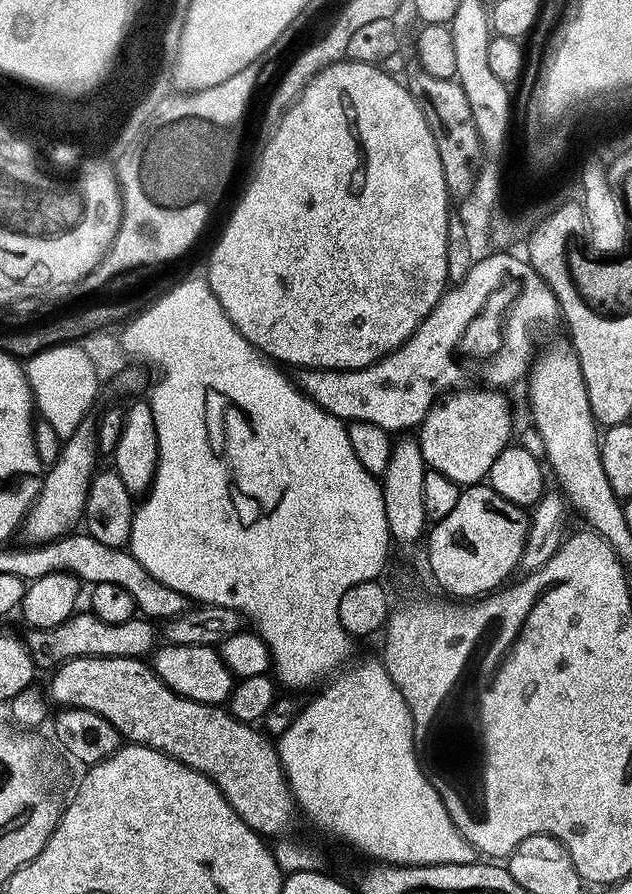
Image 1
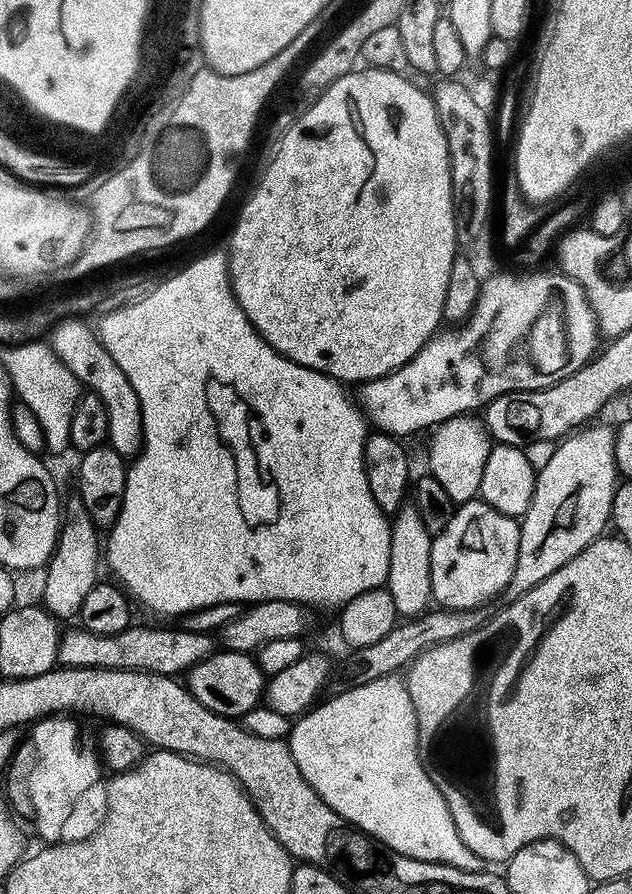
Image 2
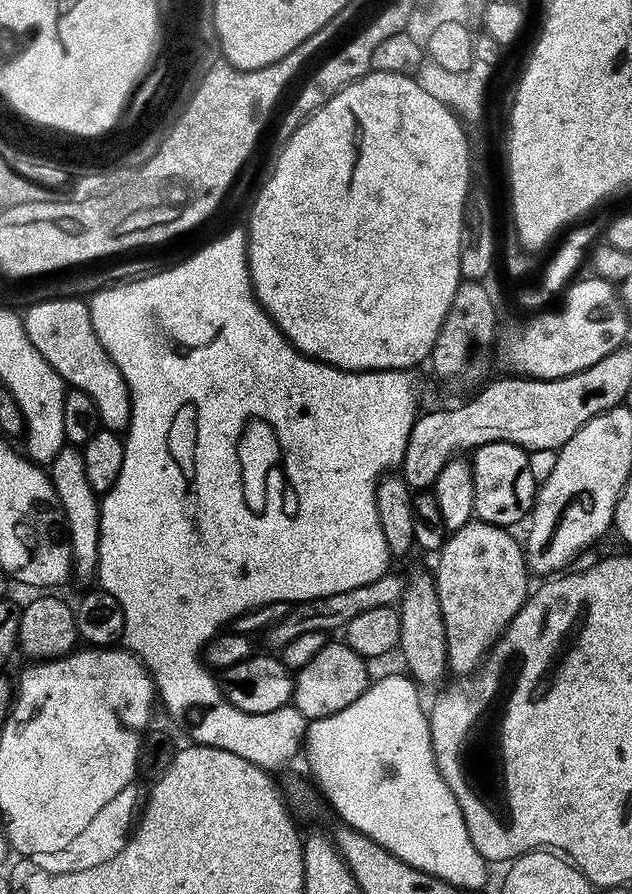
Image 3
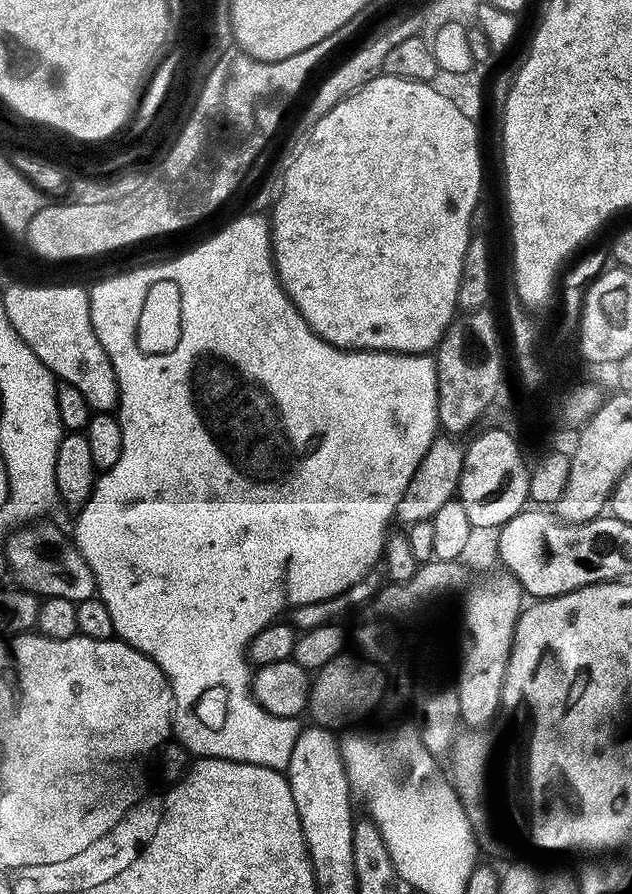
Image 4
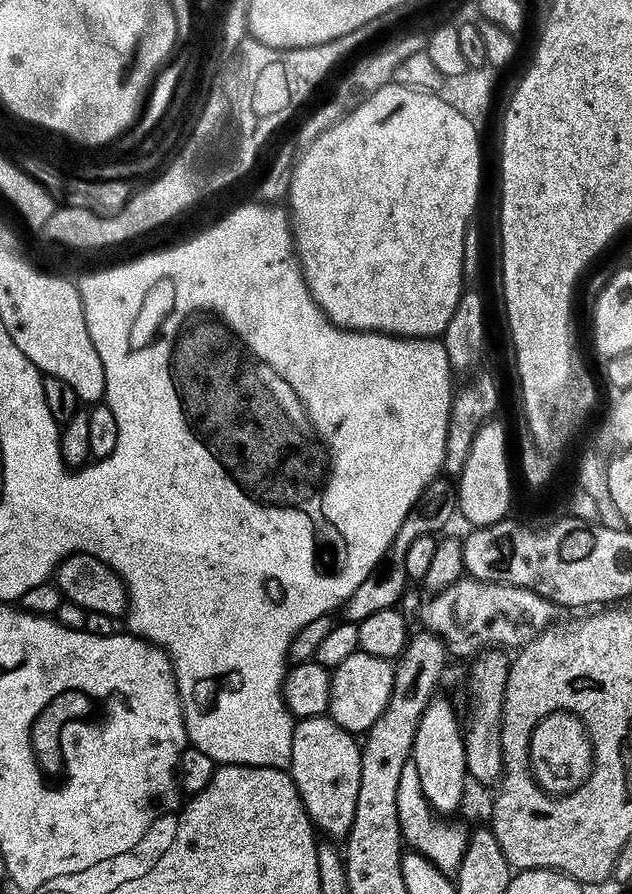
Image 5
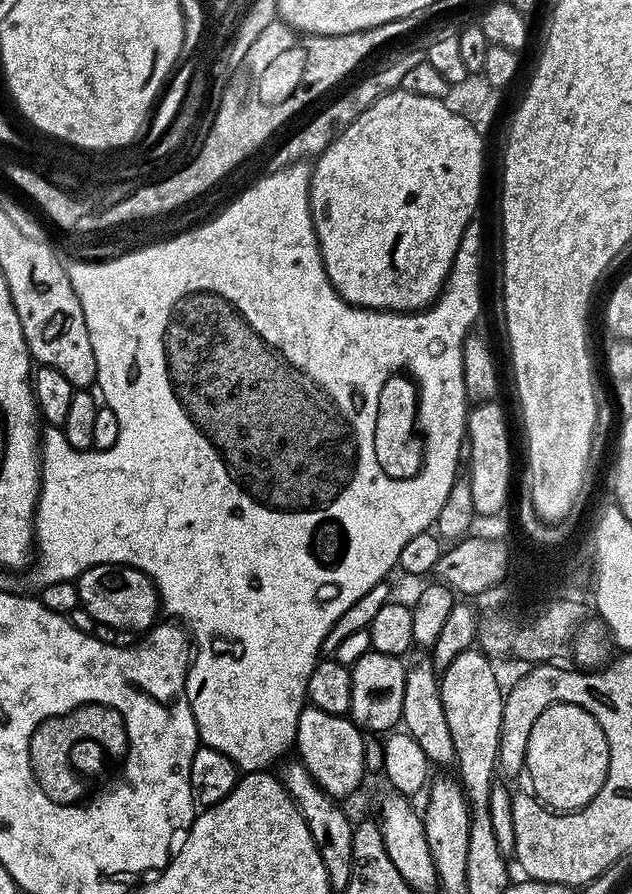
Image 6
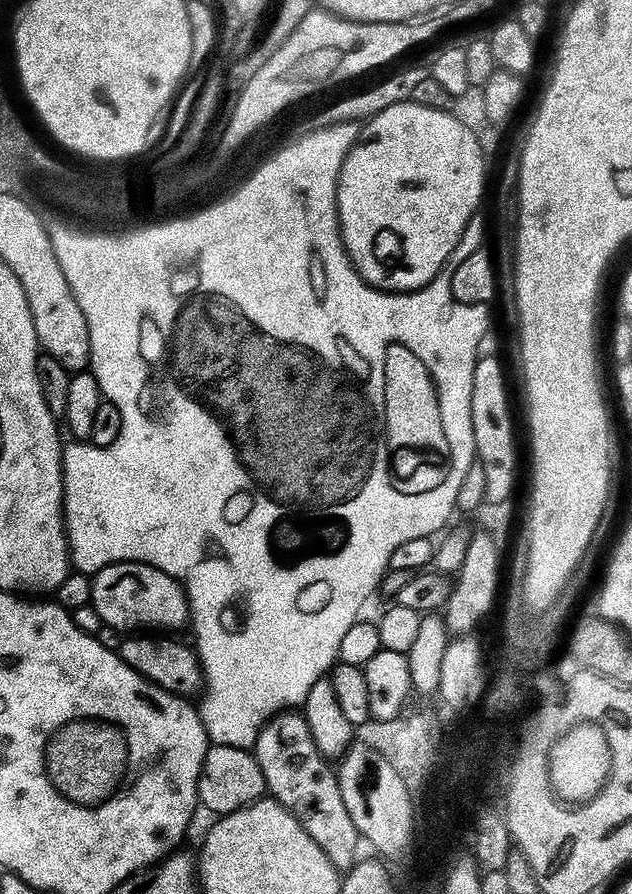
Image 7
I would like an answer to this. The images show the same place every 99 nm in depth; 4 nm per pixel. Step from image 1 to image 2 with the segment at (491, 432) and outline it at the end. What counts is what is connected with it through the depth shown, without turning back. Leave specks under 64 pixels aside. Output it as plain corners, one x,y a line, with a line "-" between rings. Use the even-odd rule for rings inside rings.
465,414
436,425
431,436
427,471
438,478
446,494
450,494
453,505
459,506
468,500
477,499
482,486
482,470
486,470
486,458
494,446
487,428
475,415

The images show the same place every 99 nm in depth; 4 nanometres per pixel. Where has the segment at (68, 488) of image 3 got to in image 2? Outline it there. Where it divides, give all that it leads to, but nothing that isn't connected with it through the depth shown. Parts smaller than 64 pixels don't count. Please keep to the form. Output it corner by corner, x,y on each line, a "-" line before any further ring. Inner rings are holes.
72,498
69,504
67,501
62,508
62,523
60,536
56,540
56,549
53,550
42,572
44,575
42,606
61,622
67,622
71,616
79,617
86,594
89,594
98,582
100,564
102,568
102,540
96,535
98,535
96,523
90,518
90,514
86,514
86,506
82,506
79,498

